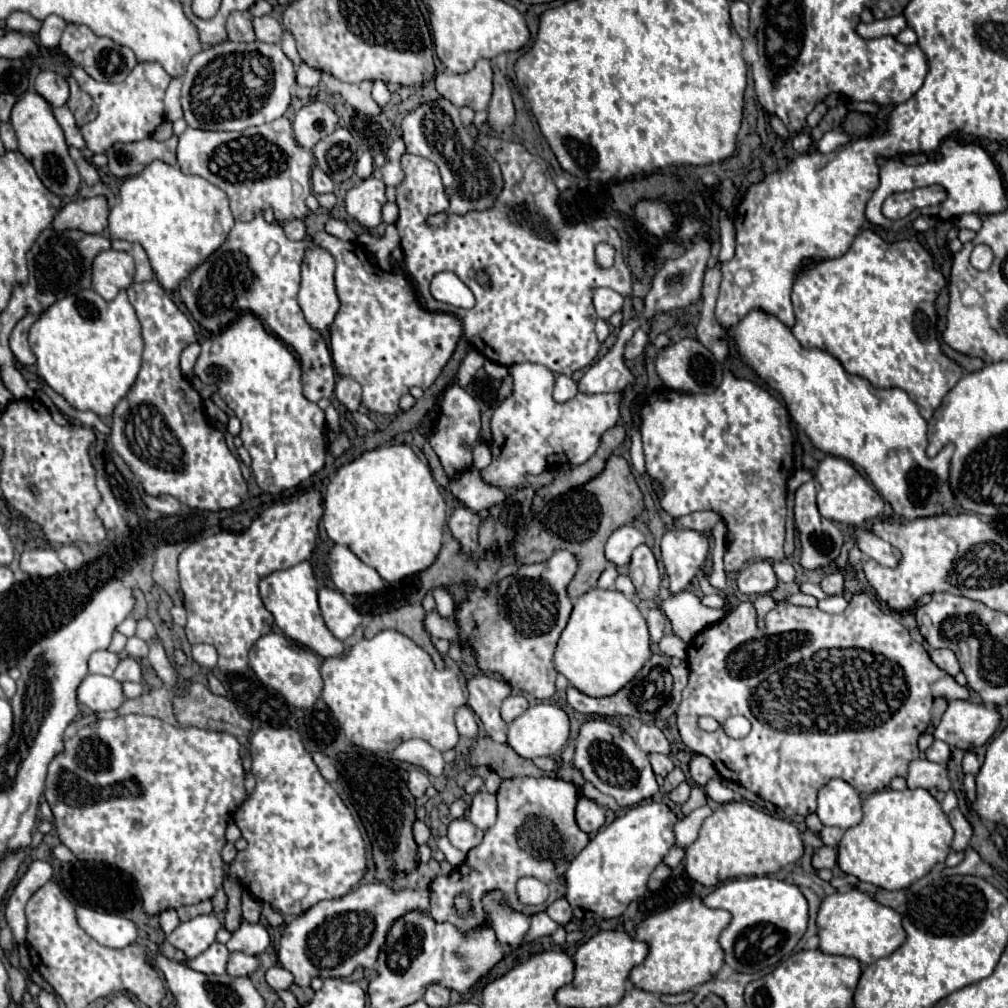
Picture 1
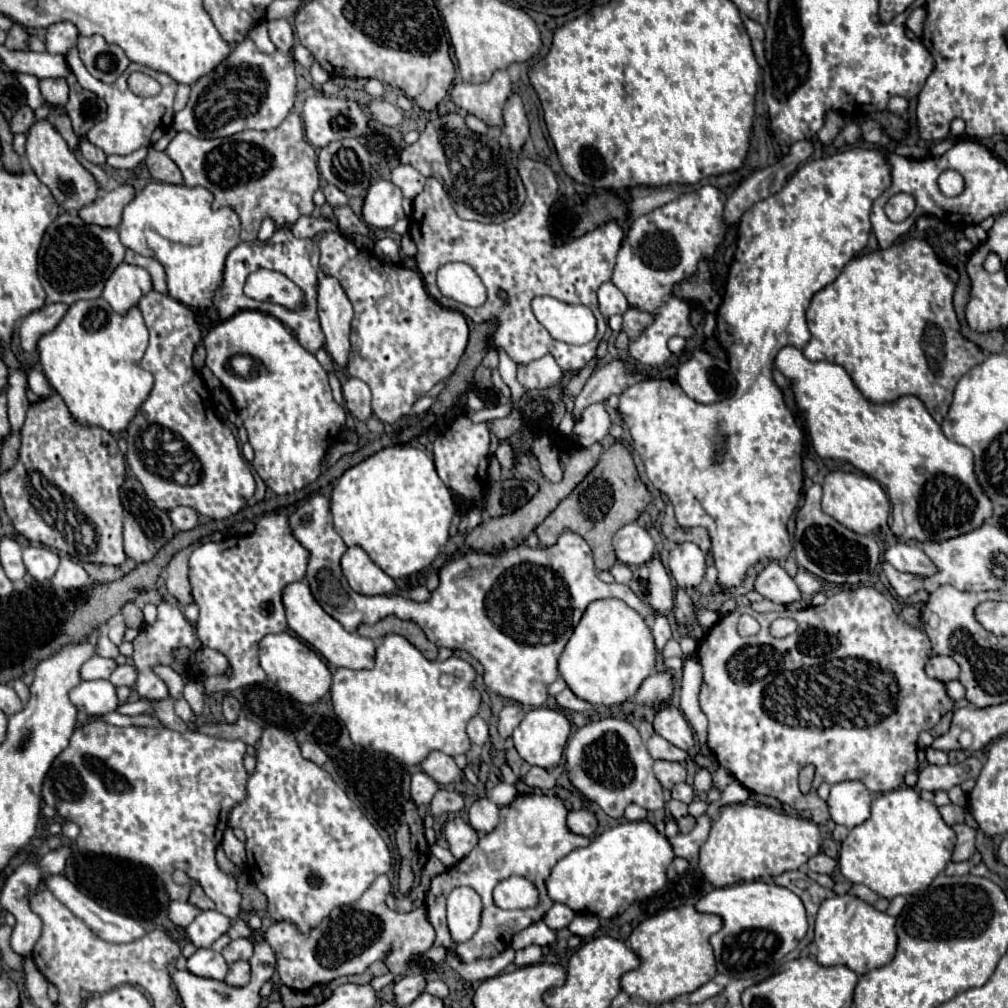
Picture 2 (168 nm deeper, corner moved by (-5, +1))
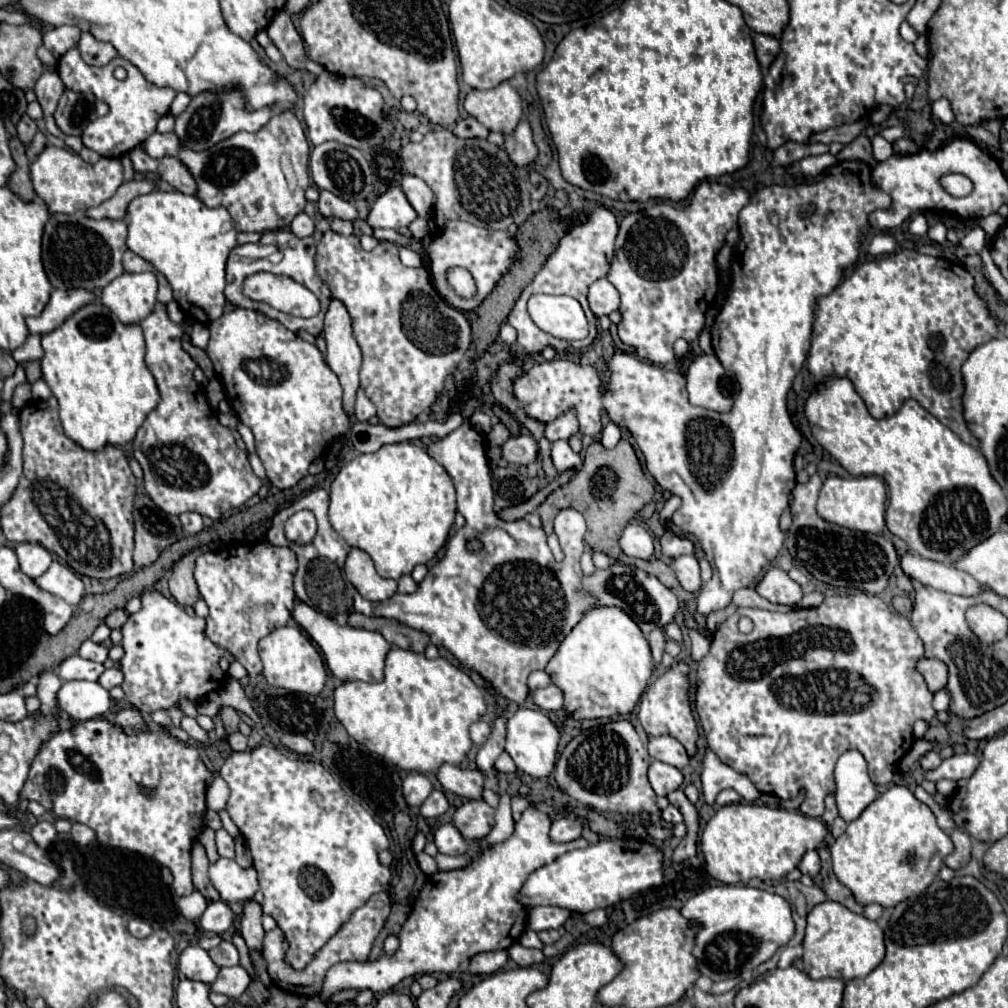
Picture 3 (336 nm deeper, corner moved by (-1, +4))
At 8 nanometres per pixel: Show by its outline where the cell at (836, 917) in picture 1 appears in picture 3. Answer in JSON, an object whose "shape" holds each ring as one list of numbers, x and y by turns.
{"shape":[[825,900,807,916,803,950,803,970,811,978,841,978,847,982,853,978,865,978,871,970,875,970,875,966,879,966,879,962,883,962,885,936,877,922,847,910,839,902]]}

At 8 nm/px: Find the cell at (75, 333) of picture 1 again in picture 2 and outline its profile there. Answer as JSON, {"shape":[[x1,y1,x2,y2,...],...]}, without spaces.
{"shape":[[103,297,91,301,77,301,69,307,61,323,51,333,39,339,39,361,49,383,63,397,75,421,87,427,101,427,107,433,123,433,153,389,153,375,139,365,145,355,147,341,149,333,137,307,129,309,127,315,119,315,107,305]]}

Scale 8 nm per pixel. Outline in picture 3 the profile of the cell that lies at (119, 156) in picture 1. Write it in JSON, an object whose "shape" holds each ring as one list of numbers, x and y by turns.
{"shape":[[135,150,133,164,135,164,137,172,157,172,165,182,169,182,175,190,179,190,183,194,195,194,195,190,197,190,195,180,191,178,187,168,177,158,171,158,171,156,149,158,141,150]]}

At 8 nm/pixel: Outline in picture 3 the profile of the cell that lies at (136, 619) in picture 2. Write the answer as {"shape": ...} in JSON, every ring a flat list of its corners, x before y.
{"shape":[[121,608,121,610,111,612,111,614,105,618,105,624,107,624,109,628,121,628,121,626,127,622,127,618,129,618,129,612,127,612,125,608]]}

